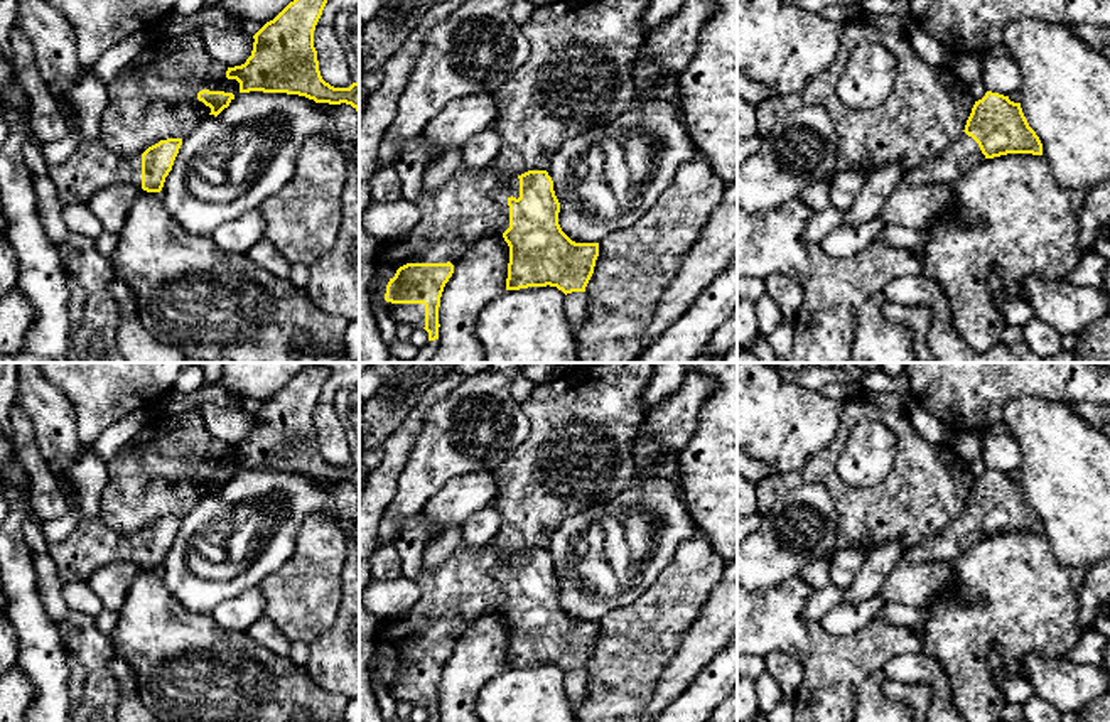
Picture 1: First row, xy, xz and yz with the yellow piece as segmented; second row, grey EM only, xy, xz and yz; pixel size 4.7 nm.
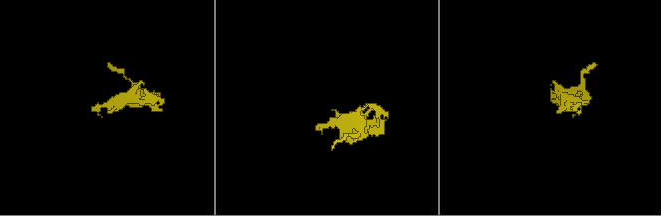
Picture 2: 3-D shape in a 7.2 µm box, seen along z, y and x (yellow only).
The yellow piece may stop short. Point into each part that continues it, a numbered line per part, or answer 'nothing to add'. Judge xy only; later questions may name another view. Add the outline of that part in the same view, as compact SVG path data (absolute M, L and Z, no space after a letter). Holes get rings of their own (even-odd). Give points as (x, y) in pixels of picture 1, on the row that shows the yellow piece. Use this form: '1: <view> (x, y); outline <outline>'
1: xy (91, 167); outline M100 140L81 142L62 164L49 165L62 206L88 202L98 191L115 184L142 187L142 154L120 157Z

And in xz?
1: xz (473, 204); outline M464 164L437 191L423 191L422 219L400 240L380 245L374 312L412 329L425 327L423 304L391 304L385 300L386 285L407 263L455 265L482 238L499 236L509 228L509 197L520 197L520 179L499 179L493 167L471 169Z

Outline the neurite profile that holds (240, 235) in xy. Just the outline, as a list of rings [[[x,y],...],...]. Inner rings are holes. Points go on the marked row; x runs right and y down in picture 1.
[[[258,209],[218,226],[211,240],[228,253],[248,253],[265,238],[265,219]]]

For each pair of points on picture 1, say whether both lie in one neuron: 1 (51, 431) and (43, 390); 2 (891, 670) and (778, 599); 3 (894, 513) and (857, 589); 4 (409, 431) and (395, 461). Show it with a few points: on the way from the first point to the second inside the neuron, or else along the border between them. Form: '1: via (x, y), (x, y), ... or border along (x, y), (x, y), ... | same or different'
1: via (51, 420), (51, 412), (43, 400) | same
2: border along (921, 650), (898, 653), (881, 668) | different
3: border along (906, 549), (894, 540), (888, 540), (867, 552) | different
4: via (404, 437), (395, 454) | same

